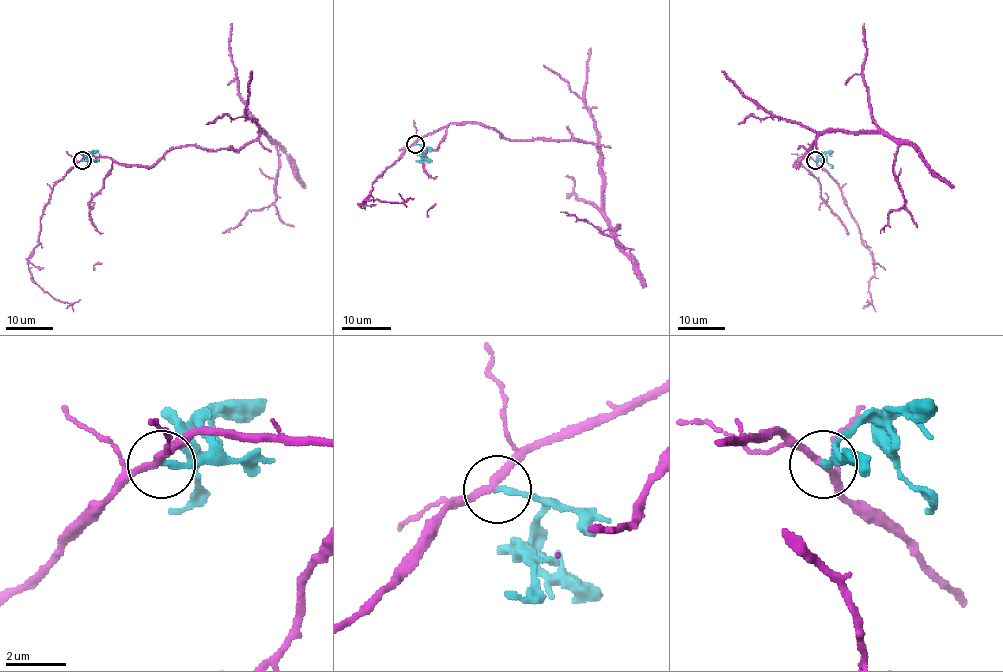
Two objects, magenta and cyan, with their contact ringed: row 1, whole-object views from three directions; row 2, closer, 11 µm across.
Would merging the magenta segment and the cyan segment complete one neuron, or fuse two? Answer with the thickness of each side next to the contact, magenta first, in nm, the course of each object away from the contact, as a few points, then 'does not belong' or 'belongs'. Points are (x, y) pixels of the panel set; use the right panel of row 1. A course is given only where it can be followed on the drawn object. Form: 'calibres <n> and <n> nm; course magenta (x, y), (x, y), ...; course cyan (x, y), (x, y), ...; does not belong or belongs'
calibres 240 and 200 nm; course magenta (815, 161), (794, 164), (826, 132), (884, 132), (898, 145), (893, 175), (904, 202), (880, 233); course cyan (815, 161), (822, 154), (830, 168); does not belong

